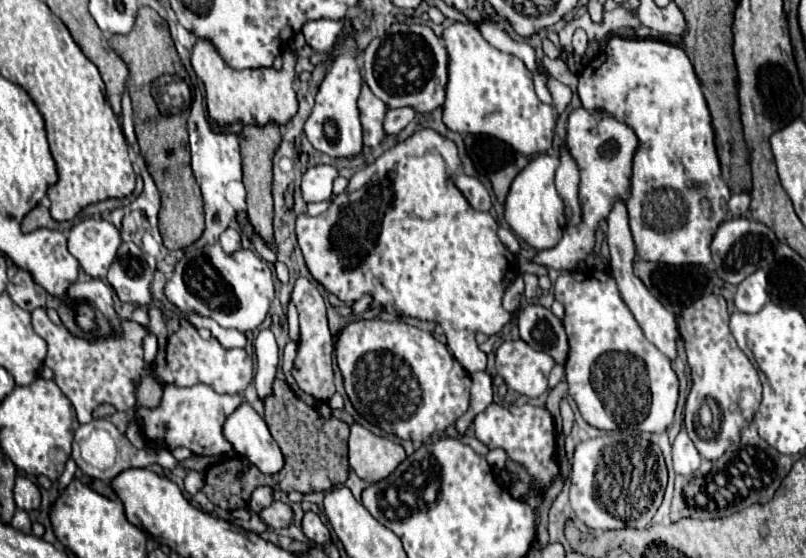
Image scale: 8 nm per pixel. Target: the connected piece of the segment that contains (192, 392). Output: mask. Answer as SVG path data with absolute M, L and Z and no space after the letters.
M195 384L189 388L165 386L161 404L157 408L137 406L133 424L143 430L149 446L163 446L169 450L185 446L199 456L219 456L231 450L231 444L223 438L223 422L231 412L237 410L241 402L241 394L217 394L207 384Z

